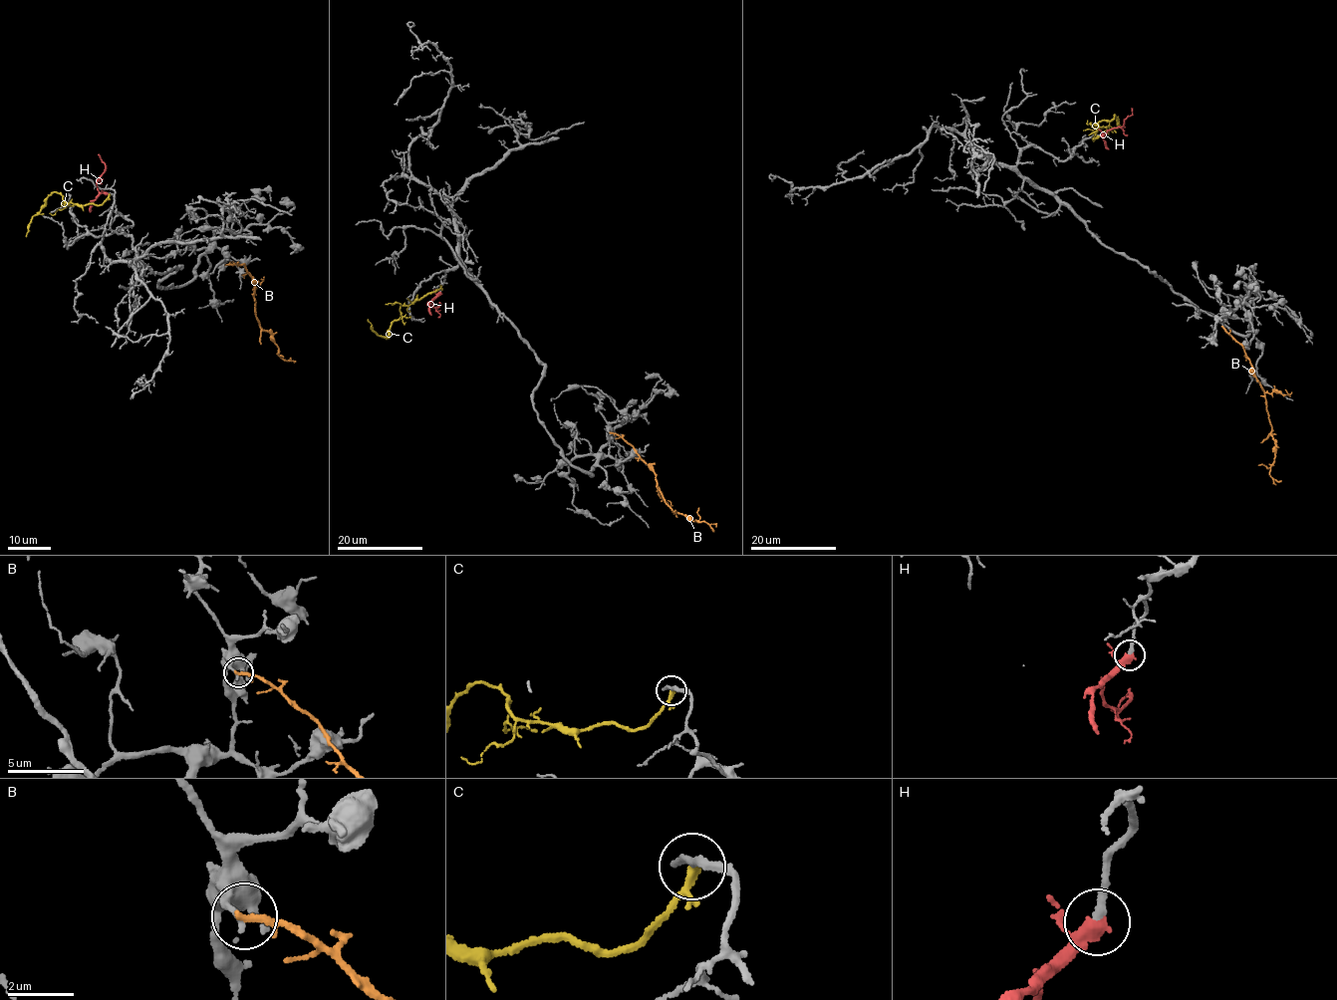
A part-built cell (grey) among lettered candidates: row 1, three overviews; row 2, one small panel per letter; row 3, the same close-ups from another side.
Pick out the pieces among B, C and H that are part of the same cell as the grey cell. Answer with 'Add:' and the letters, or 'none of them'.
Add: H

